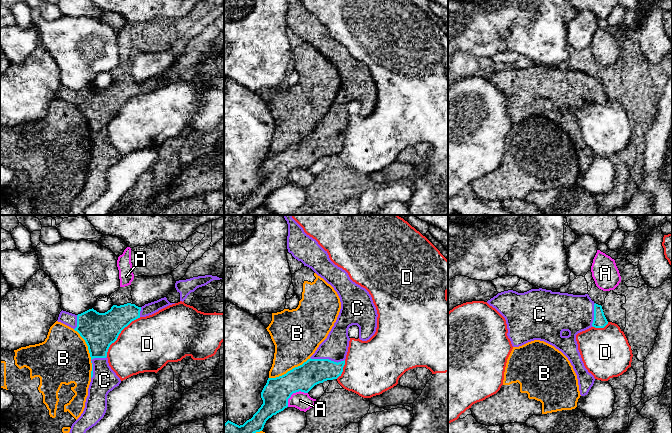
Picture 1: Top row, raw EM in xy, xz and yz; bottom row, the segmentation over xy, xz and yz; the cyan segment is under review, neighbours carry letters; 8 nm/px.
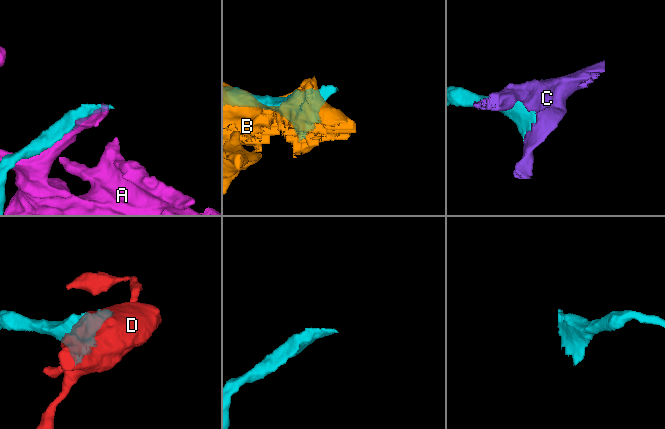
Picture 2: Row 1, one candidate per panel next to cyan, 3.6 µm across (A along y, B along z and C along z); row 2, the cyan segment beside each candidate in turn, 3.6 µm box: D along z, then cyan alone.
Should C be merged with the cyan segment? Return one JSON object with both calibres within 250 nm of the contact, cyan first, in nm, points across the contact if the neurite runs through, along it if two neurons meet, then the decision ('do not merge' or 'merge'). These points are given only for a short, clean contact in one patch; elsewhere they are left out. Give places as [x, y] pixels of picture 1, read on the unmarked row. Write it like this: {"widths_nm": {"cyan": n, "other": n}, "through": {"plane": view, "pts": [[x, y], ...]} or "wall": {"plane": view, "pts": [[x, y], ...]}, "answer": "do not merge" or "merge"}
{"widths_nm": {"cyan": 220, "other": 200}, "answer": "merge"}

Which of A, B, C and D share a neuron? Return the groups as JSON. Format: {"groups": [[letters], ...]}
{"groups": [["A"], ["B"], ["C"], ["D"]]}

